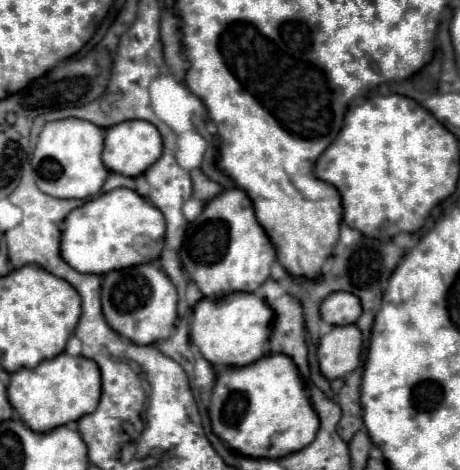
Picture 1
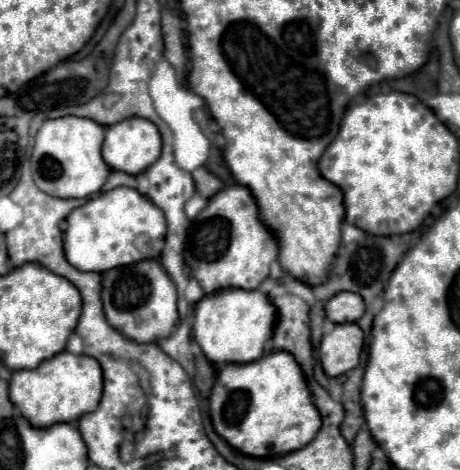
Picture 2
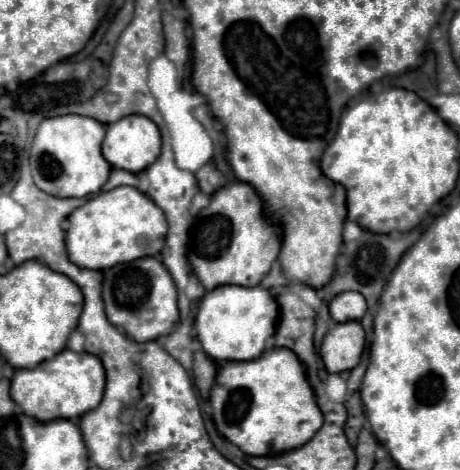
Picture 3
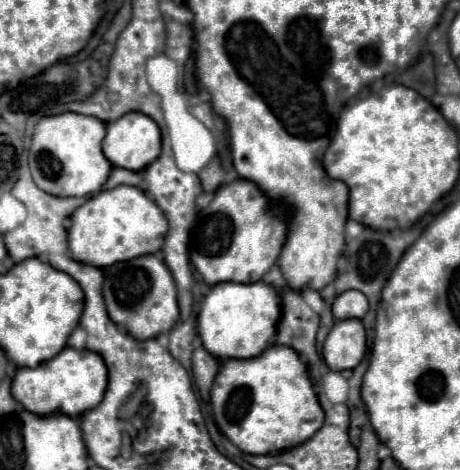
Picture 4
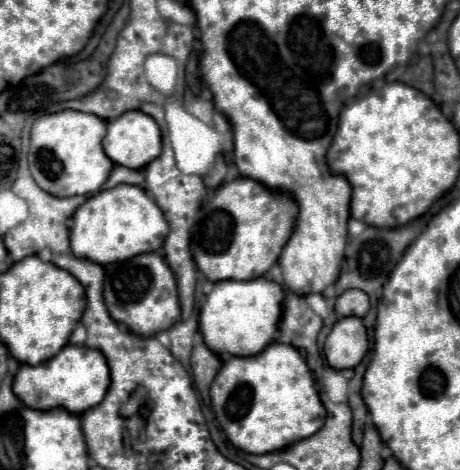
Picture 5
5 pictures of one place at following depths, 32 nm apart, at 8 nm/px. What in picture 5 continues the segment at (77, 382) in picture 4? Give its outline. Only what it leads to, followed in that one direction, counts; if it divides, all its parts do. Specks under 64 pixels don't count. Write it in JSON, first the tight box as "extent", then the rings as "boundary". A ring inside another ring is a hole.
{"extent":[14,344,110,414],"boundary":[[[66,344],[52,360],[46,360],[38,366],[20,366],[18,374],[14,376],[14,394],[24,402],[28,408],[36,410],[52,410],[64,408],[70,414],[82,414],[88,408],[94,408],[102,402],[110,384],[108,364],[102,352],[88,350],[86,346],[72,346]]]}

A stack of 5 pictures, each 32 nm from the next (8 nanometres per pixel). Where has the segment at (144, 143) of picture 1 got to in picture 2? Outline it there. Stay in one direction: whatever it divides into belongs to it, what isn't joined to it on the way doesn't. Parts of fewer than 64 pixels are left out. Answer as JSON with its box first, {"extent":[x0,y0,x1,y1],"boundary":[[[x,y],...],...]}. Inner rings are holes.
{"extent":[102,118,162,176],"boundary":[[[128,118],[128,120],[122,120],[122,122],[106,128],[102,158],[112,170],[120,170],[120,172],[126,172],[130,176],[136,176],[158,160],[160,150],[162,150],[162,138],[160,138],[158,128],[150,120]]]}

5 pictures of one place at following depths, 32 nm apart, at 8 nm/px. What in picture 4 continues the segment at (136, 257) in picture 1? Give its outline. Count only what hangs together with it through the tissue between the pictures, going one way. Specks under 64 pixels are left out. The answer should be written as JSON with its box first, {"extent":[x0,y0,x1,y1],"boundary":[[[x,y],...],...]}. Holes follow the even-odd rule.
{"extent":[68,186,168,268],"boundary":[[[116,186],[92,196],[70,216],[68,248],[76,262],[94,268],[106,268],[116,262],[128,262],[138,256],[156,254],[168,232],[164,212],[136,186]]]}

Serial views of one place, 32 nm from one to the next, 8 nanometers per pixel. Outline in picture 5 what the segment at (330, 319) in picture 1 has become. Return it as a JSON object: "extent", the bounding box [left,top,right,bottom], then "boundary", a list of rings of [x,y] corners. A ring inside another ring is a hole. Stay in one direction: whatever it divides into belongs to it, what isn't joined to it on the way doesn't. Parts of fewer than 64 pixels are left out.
{"extent":[334,290,370,318],"boundary":[[[346,290],[336,298],[336,306],[334,306],[338,318],[346,318],[346,316],[364,318],[368,308],[370,308],[368,296],[362,290]]]}

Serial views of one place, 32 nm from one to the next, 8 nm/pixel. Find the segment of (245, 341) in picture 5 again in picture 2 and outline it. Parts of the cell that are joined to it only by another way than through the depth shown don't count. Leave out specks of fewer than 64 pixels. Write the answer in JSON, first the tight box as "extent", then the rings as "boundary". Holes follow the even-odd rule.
{"extent":[194,290,276,364],"boundary":[[[220,290],[204,296],[194,312],[194,340],[212,364],[248,364],[264,354],[264,344],[272,336],[276,308],[258,290]]]}

